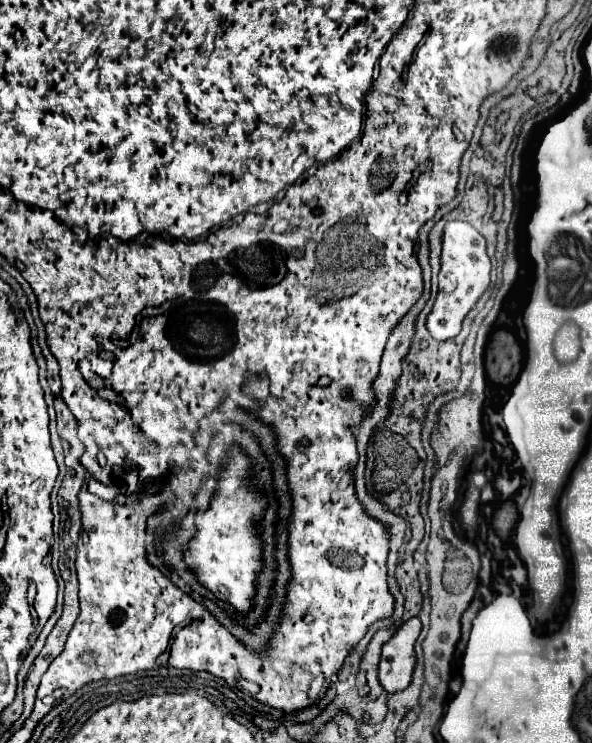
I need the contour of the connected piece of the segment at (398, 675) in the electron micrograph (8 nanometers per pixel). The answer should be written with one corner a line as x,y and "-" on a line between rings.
411,618
399,626
399,630
391,636
389,642
385,642
379,662
379,682
385,692
393,694
409,686
415,668
413,644
419,632
421,632
419,618

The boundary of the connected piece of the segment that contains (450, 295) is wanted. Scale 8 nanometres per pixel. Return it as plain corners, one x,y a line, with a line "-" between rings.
447,222
441,242
439,294
427,316
427,330
435,340
449,340
459,334
465,314
489,286
489,272
491,262
485,250
485,238
467,222

